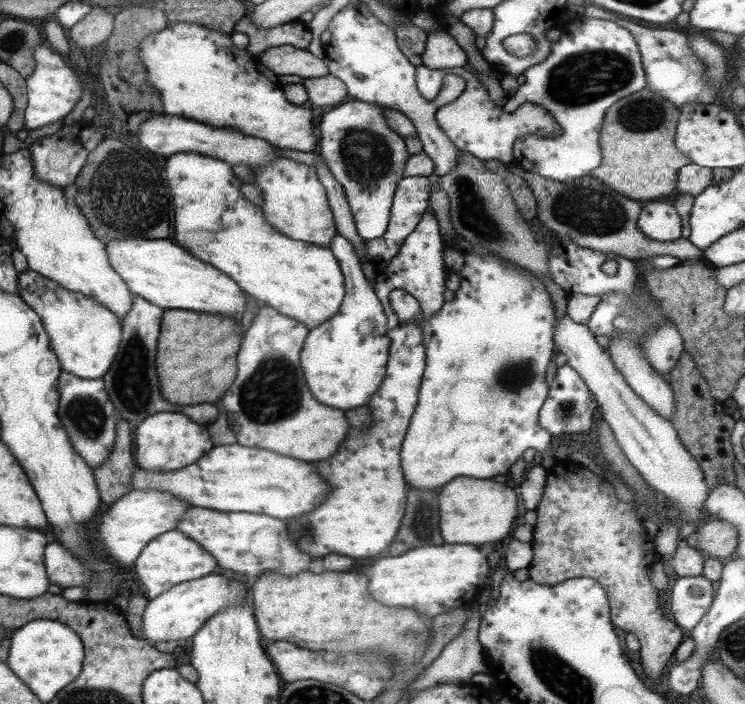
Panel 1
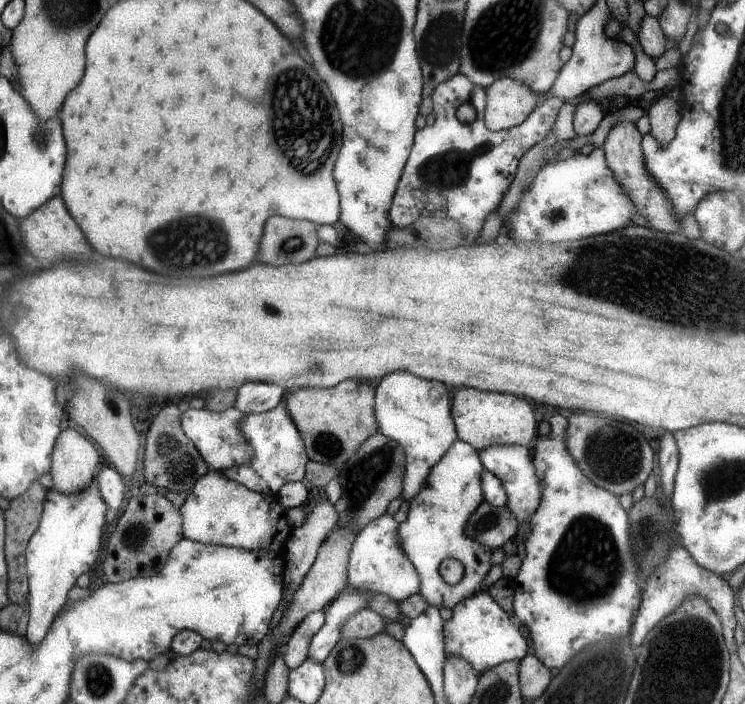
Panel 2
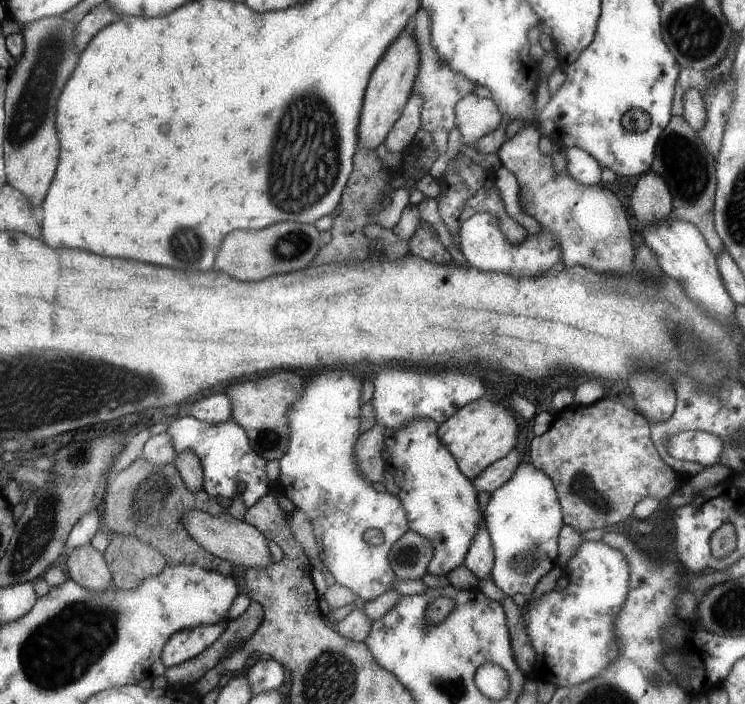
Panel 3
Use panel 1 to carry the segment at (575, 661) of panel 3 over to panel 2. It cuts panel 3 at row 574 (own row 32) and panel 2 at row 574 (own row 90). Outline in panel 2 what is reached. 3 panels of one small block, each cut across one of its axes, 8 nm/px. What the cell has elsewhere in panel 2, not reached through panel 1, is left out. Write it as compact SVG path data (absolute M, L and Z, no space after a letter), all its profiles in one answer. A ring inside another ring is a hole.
M559 414L551 416L547 420L549 428L551 428L551 434L547 434L547 438L537 438L535 442L535 476L539 478L539 490L541 490L541 500L539 500L539 506L537 510L531 514L529 518L529 536L525 538L523 542L523 548L525 548L525 556L523 556L523 562L517 570L517 574L513 576L513 620L517 620L517 624L527 632L527 638L529 638L529 644L533 646L535 650L535 658L547 668L547 670L553 670L553 668L561 668L565 662L571 662L571 658L575 654L579 654L587 644L593 644L597 640L601 640L603 636L617 636L617 638L623 638L625 634L631 634L631 612L635 610L635 606L639 604L641 606L641 596L643 596L643 588L639 586L639 562L633 554L633 548L631 548L631 538L629 538L629 520L627 520L627 510L621 508L619 504L619 498L615 498L611 492L603 490L603 488L597 488L593 486L583 474L581 470L571 462L565 446L563 446L563 432L567 428L567 420Z

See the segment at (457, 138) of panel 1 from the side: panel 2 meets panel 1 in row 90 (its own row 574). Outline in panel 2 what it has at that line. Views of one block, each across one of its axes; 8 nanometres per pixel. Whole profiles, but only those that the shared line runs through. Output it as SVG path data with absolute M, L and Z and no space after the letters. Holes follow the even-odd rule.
M455 440L443 458L439 458L439 462L435 462L435 466L429 470L421 490L409 502L407 518L395 532L399 538L399 548L403 554L407 554L419 576L419 596L437 610L451 610L459 600L485 590L481 580L485 580L487 572L491 570L491 550L483 550L481 544L463 536L463 524L479 508L479 504L485 502L481 492L481 474L483 466L477 452L469 444ZM447 558L455 558L463 564L463 576L455 586L447 586L439 576L439 564Z

